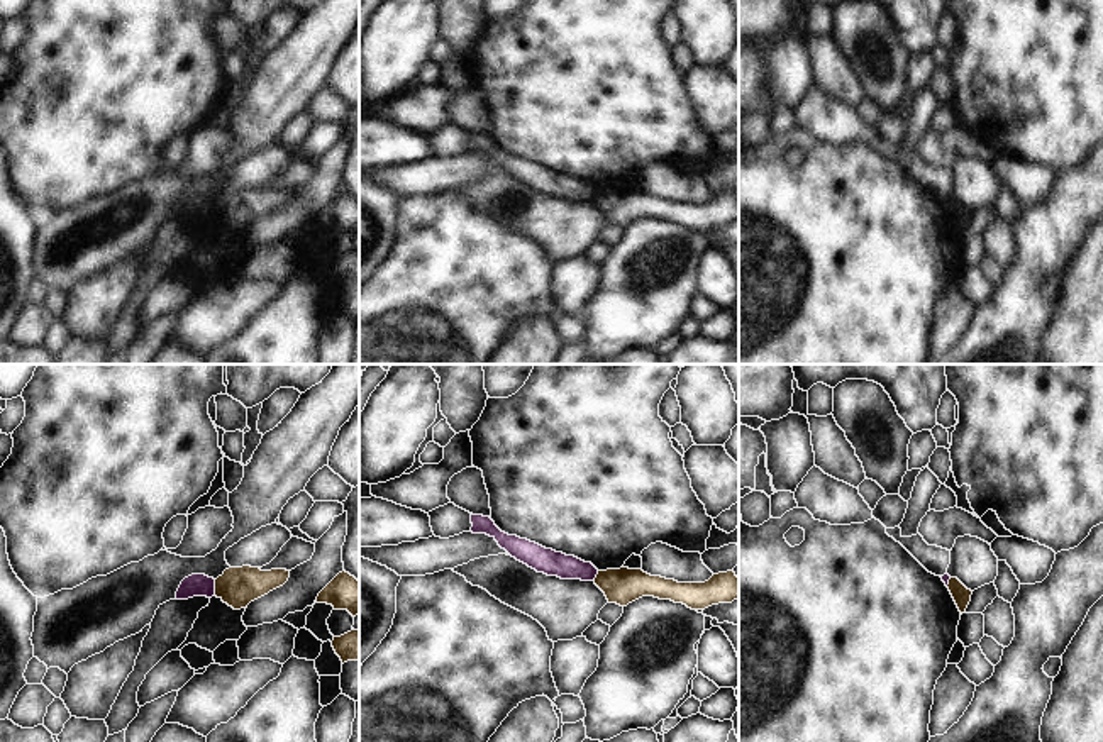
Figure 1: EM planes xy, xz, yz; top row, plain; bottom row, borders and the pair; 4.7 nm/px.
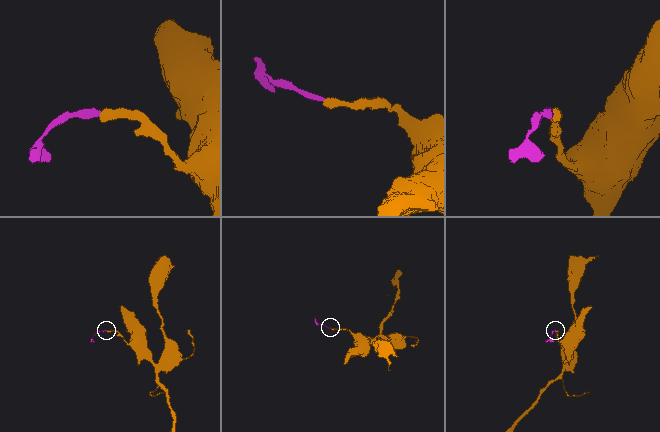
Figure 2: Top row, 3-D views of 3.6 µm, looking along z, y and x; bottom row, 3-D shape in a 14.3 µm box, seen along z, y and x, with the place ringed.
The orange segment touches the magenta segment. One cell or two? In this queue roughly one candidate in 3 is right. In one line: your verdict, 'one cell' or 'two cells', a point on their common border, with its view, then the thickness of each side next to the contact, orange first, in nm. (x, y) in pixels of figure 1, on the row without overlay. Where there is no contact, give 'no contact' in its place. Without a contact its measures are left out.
two cells | xy (216, 209) | 190/110 nm

